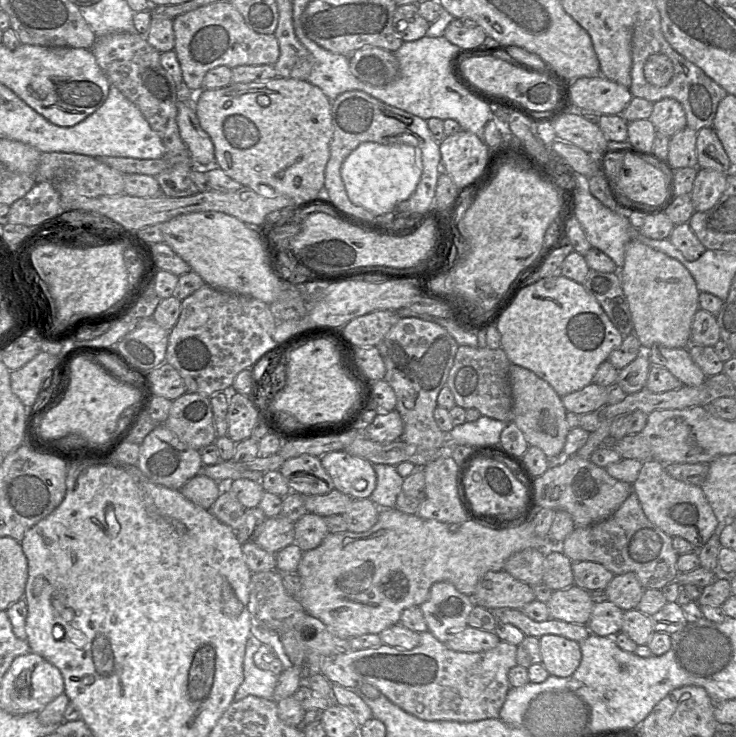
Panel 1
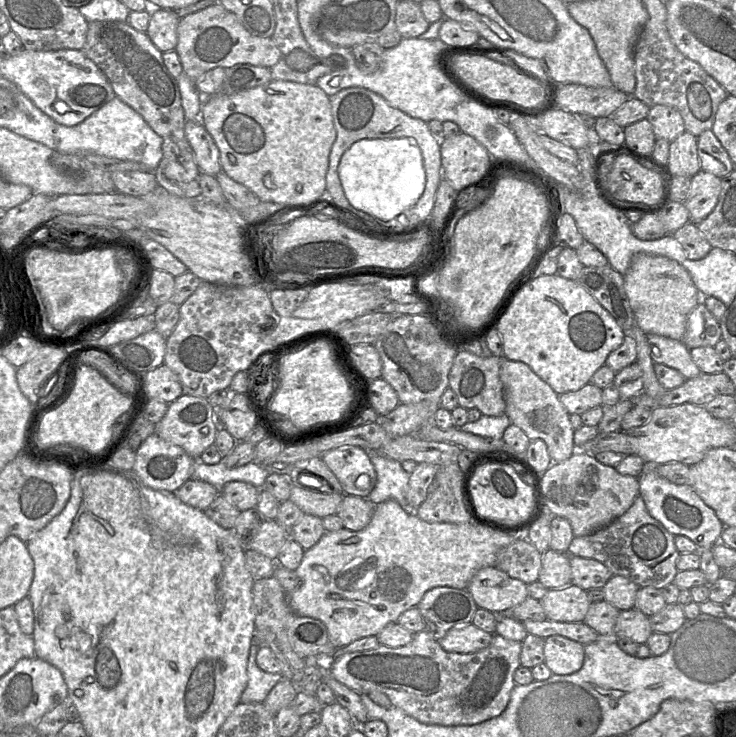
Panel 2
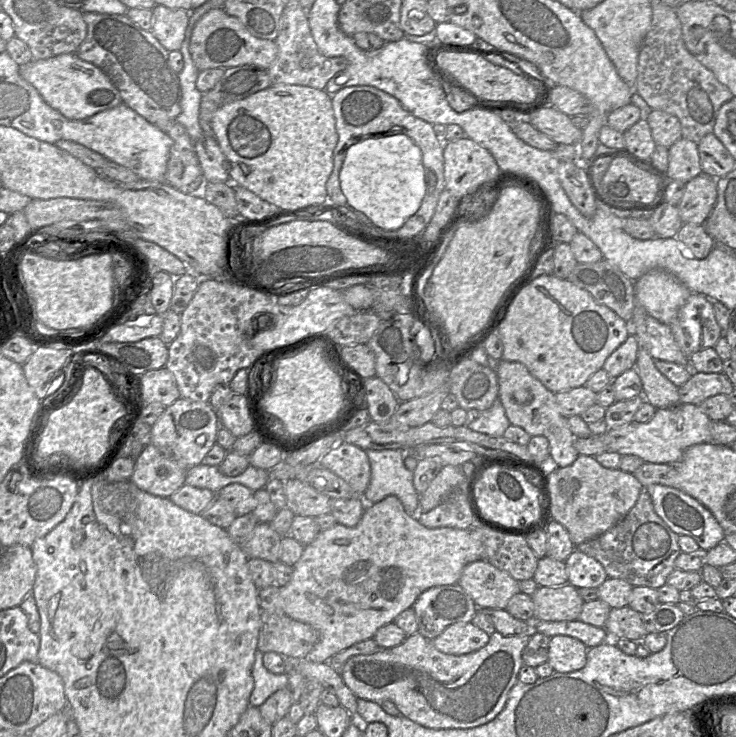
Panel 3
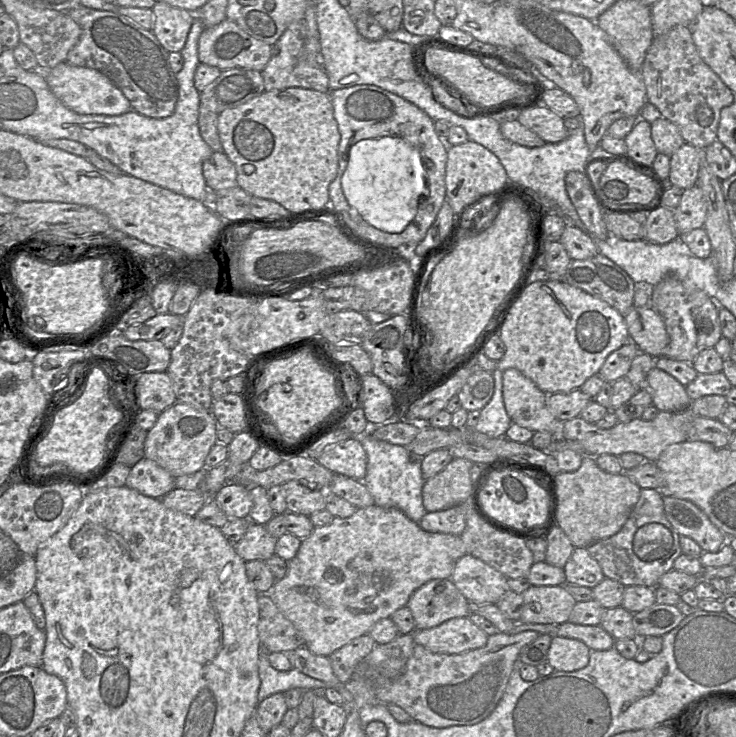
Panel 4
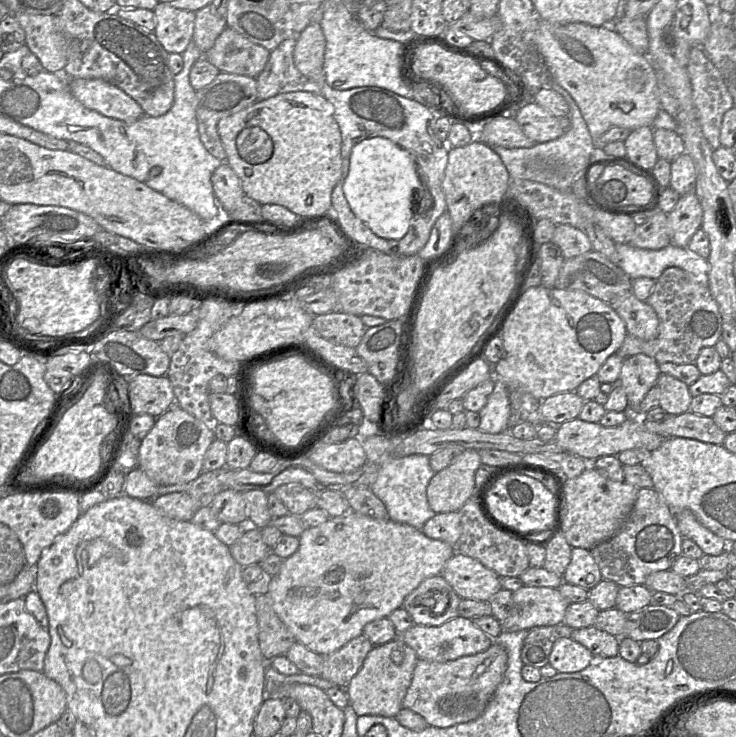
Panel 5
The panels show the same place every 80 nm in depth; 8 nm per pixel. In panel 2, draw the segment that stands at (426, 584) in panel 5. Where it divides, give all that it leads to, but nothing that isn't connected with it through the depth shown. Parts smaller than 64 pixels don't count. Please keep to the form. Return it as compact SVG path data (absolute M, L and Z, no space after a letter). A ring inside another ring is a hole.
M439 586L428 590L417 605L428 631L437 641L453 627L460 627L471 623L477 610L477 605L467 589L456 589Z

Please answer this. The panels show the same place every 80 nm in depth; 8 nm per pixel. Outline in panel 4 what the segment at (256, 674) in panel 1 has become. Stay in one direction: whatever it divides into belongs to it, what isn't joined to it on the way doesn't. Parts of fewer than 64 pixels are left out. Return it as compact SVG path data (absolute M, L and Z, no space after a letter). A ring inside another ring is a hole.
M260 652L258 658L258 674L260 679L258 689L259 702L273 694L284 693L294 688L320 693L323 693L325 689L331 688L326 683L306 676L295 669L289 671L275 670L269 664L267 655Z

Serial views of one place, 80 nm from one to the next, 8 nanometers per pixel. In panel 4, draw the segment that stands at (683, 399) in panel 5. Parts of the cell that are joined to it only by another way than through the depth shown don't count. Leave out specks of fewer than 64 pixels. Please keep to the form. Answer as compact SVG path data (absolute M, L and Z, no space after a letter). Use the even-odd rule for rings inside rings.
M653 367L646 378L653 405L660 412L679 412L690 409L691 399L682 385L670 374Z

